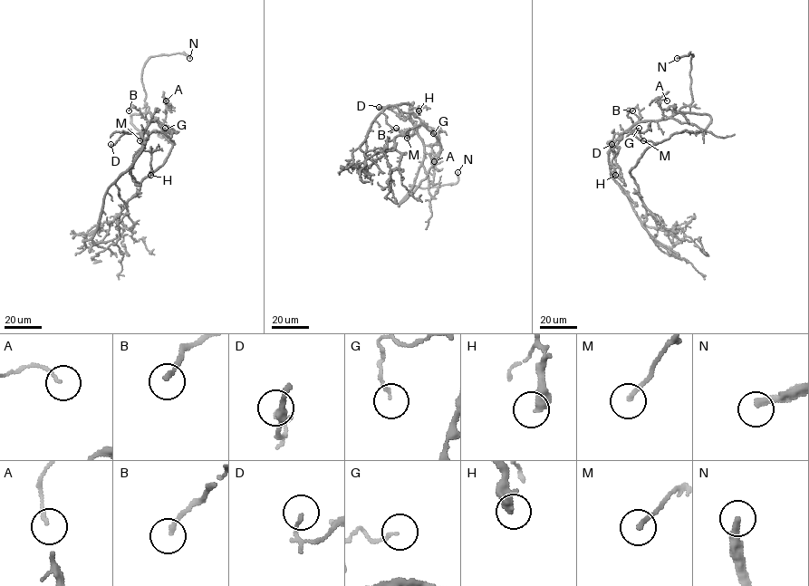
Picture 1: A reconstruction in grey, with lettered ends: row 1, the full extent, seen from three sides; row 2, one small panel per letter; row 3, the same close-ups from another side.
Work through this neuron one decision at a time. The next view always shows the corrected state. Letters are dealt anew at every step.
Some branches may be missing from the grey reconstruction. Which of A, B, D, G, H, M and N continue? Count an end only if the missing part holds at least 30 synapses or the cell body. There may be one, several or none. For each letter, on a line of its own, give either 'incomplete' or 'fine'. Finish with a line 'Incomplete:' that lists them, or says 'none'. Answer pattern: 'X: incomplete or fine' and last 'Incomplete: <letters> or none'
A: fine
B: fine
D: fine
G: fine
H: fine
M: fine
N: incomplete
Incomplete: N

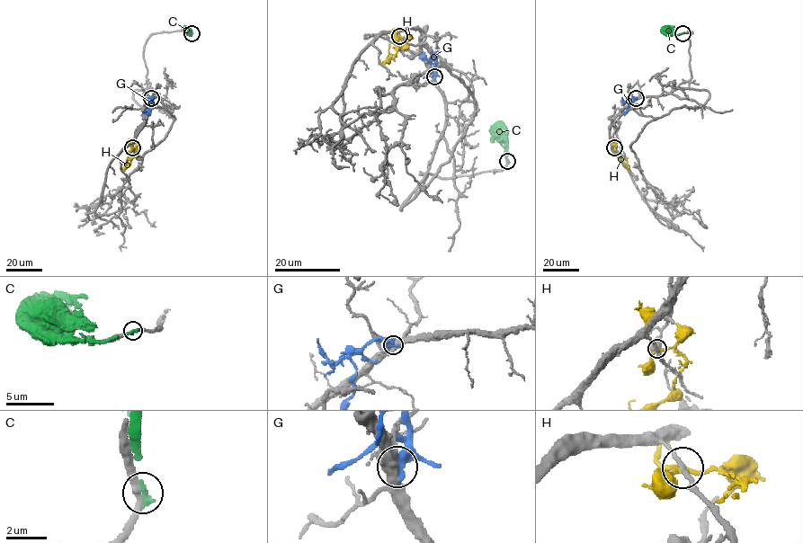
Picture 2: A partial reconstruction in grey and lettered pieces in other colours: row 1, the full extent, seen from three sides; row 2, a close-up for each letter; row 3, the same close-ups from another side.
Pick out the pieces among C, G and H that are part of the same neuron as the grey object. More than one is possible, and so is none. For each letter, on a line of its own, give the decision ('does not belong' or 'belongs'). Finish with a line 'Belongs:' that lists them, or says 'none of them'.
C: does not belong
G: does not belong
H: belongs
Belongs: H

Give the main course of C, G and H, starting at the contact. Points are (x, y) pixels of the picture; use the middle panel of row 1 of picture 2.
C: (507, 161), (505, 129), (499, 122)
G: (433, 76), (435, 62), (435, 64), (431, 64), (421, 51)
H: (399, 37), (409, 38), (397, 54), (388, 54), (388, 60), (391, 57), (395, 61)

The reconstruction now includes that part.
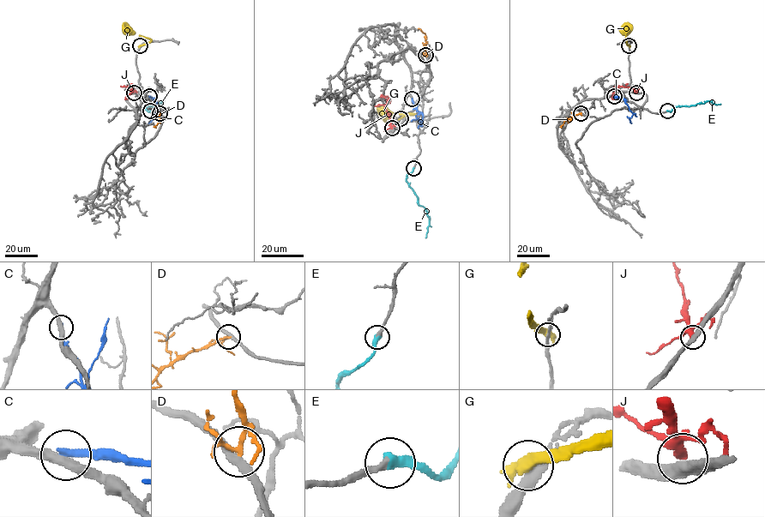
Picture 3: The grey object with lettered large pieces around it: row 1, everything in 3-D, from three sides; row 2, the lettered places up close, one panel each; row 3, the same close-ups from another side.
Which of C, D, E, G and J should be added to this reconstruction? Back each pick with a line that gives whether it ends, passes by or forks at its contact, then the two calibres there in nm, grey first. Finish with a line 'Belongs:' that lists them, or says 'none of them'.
E: it ends | 280/440 nm
Belongs: E

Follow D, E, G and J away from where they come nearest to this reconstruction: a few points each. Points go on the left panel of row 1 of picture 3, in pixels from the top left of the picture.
D: (159, 113), (156, 128)
E: (150, 111), (145, 106), (162, 101), (159, 104)
G: (140, 45), (150, 39), (122, 25)
J: (133, 93), (128, 87), (132, 92), (126, 98), (129, 99)

